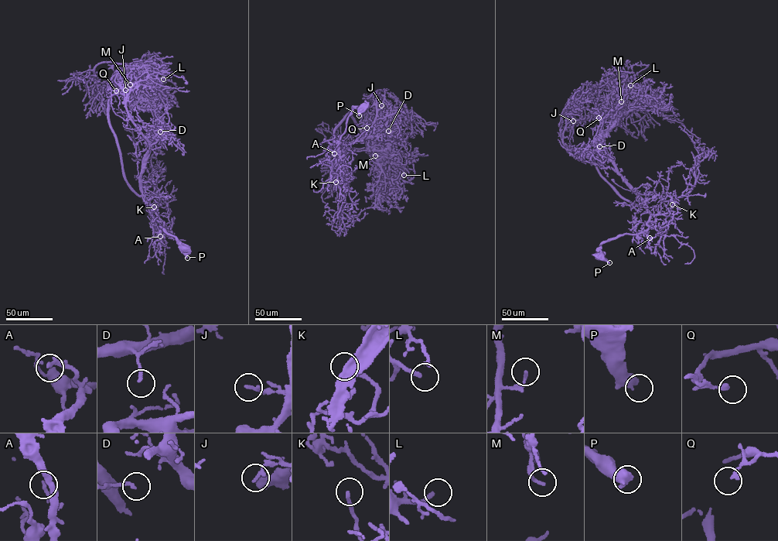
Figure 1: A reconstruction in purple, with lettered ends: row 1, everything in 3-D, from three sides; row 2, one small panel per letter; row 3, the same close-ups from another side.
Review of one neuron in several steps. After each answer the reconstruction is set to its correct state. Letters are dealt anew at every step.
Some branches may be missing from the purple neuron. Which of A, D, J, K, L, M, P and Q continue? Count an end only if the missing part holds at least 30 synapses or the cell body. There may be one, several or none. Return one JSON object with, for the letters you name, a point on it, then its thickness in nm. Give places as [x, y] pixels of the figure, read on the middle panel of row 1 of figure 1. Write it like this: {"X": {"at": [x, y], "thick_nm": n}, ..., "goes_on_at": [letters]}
{"L": {"at": [404, 175], "thick_nm": 220}, "goes_on_at": ["L"]}

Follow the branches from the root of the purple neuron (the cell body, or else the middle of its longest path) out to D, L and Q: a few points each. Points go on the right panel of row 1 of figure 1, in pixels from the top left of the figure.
D: (598, 256), (605, 242), (646, 231), (650, 215), (643, 200), (599, 146)
L: (598, 256), (605, 242), (649, 227), (648, 209), (618, 172), (605, 142), (605, 133), (619, 116), (630, 85)
Q: (598, 256), (605, 242), (646, 231), (650, 215), (599, 172), (595, 142), (605, 118), (598, 118)

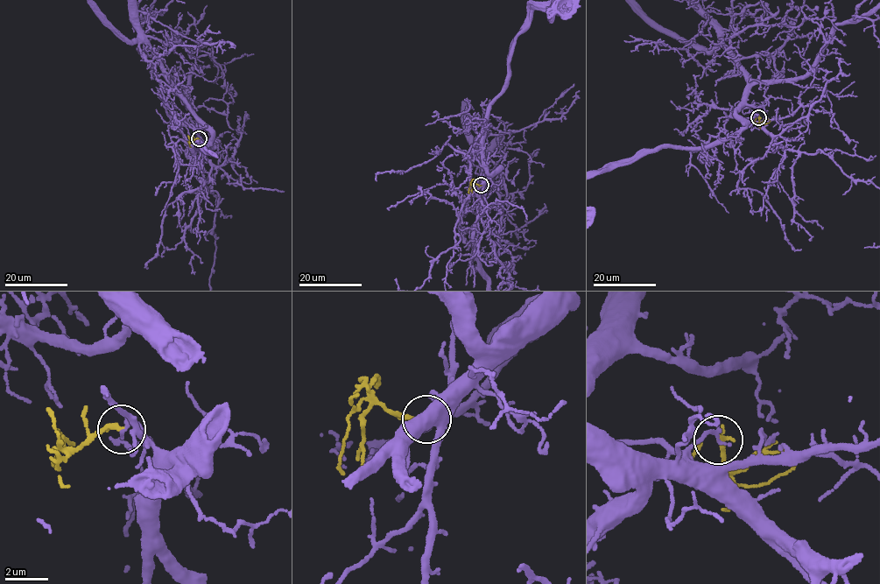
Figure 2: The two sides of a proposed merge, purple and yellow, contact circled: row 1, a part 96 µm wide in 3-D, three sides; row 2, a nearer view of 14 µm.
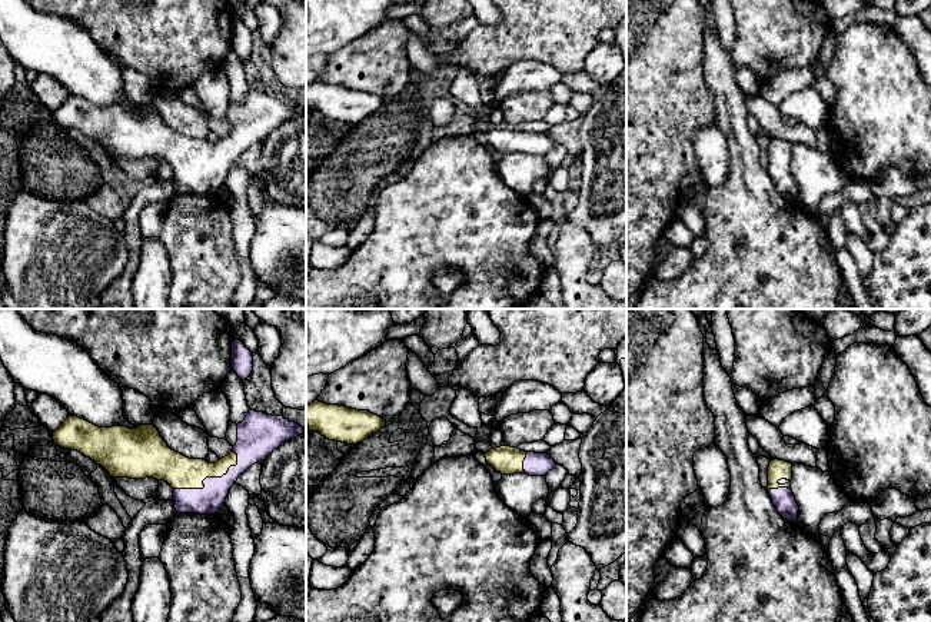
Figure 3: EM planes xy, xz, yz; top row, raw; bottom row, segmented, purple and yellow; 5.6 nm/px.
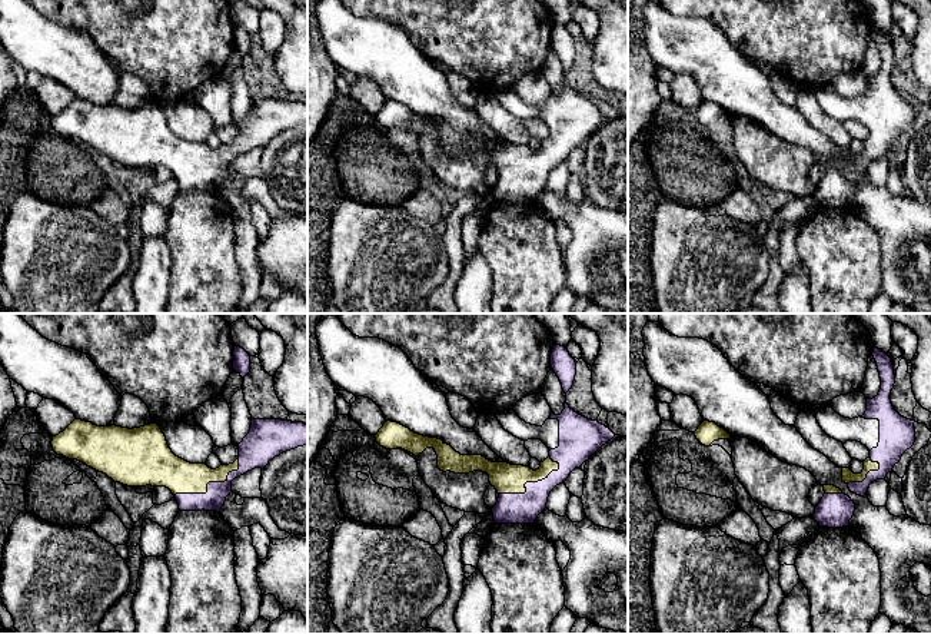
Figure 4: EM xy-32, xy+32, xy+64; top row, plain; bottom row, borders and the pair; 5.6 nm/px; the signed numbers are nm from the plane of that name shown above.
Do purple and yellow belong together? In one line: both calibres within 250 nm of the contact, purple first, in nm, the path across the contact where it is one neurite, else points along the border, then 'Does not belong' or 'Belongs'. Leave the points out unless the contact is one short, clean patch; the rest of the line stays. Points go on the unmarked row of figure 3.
Thickness 160 nm (purple) against 190 nm. Path across: xy (210, 179), (208, 176), (208, 158), (189, 158), (180, 152). Belongs

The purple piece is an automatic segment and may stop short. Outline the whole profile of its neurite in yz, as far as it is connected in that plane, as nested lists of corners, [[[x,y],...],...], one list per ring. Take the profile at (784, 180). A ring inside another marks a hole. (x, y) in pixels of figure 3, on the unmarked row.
[[[774,139],[768,147],[767,170],[778,193],[788,202],[798,203],[799,186],[791,170],[792,143]]]

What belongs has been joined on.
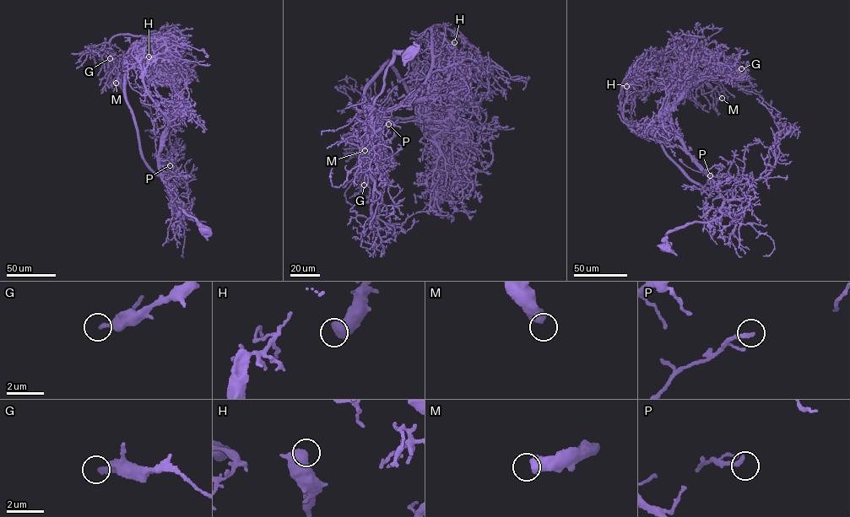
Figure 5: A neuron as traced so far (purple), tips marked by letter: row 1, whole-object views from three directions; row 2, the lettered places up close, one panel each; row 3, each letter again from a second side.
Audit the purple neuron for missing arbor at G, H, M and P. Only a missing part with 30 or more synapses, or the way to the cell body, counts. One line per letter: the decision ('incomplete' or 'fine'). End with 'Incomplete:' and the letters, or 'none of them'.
G: fine
H: fine
M: fine
P: fine
Incomplete: none of them

